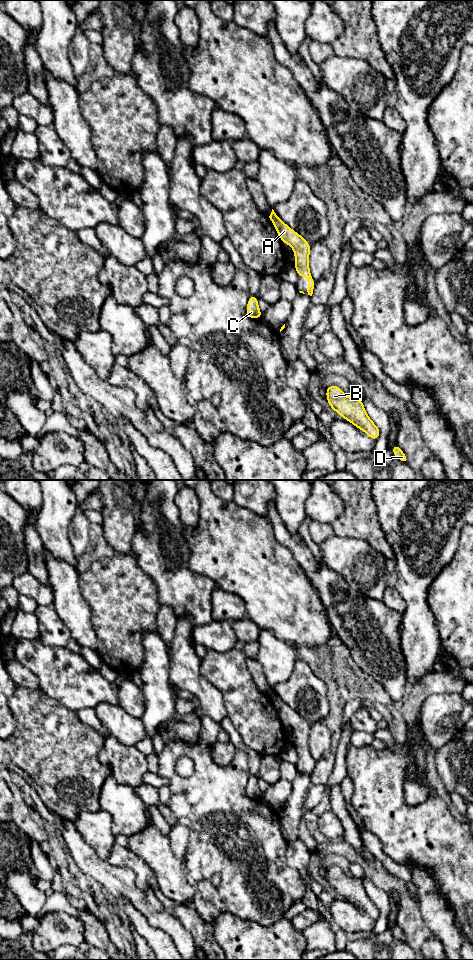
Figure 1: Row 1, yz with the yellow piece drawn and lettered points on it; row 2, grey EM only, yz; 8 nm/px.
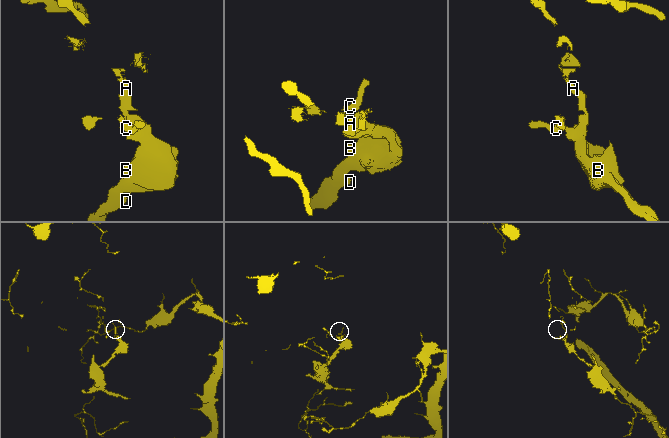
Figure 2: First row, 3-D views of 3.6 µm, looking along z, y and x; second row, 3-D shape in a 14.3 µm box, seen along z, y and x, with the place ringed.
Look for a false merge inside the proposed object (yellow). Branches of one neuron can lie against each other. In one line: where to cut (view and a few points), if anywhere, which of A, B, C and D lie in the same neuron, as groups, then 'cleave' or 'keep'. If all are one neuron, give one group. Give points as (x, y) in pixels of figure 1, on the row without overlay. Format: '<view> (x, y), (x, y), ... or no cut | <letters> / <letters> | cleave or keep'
yz (282, 701), (276, 701), (273, 704) | A B D / C | cleave

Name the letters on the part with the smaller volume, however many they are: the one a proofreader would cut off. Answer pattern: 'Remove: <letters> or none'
Remove: A, B, D

